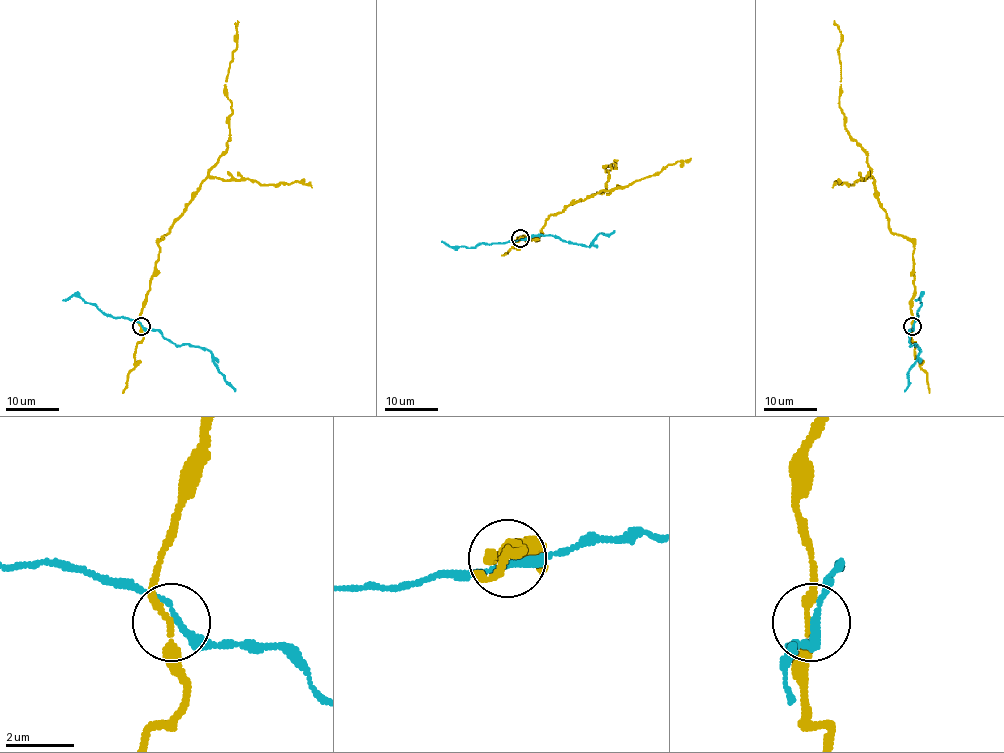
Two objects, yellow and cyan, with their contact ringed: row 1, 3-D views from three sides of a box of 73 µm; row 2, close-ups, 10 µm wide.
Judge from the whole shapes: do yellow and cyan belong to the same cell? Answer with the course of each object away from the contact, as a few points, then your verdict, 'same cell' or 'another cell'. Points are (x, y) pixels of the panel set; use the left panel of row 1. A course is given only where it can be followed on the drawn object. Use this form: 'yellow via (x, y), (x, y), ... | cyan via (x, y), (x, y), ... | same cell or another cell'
yellow via (141, 326), (138, 317), (155, 271), (158, 243), (227, 148), (232, 109), (226, 78), (237, 21) | cyan via (142, 326), (158, 330), (176, 345), (190, 344), (208, 350), (214, 364), (235, 392) | same cell

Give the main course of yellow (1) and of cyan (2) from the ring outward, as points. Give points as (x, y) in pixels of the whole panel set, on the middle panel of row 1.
1: (520, 239), (538, 240), (549, 216), (601, 194), (611, 167), (605, 167), (614, 163), (615, 167), (616, 160)
2: (521, 239), (551, 235), (587, 247), (599, 233), (614, 231)

